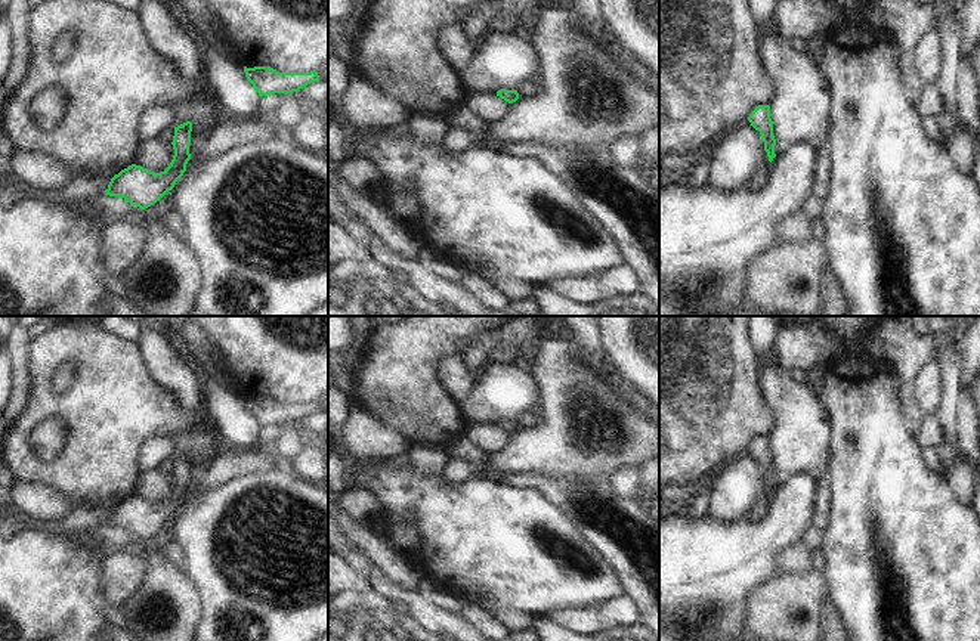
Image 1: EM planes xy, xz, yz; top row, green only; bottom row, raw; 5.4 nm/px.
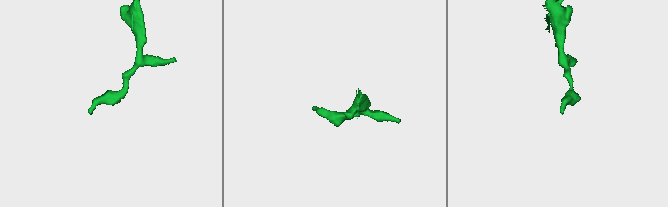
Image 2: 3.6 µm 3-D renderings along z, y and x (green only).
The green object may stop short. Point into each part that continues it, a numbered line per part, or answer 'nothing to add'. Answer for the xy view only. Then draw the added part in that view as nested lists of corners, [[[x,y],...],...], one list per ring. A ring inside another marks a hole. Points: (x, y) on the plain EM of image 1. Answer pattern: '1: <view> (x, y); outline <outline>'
nothing to add

